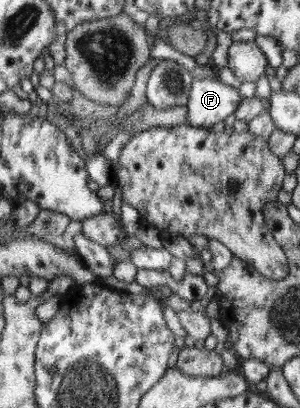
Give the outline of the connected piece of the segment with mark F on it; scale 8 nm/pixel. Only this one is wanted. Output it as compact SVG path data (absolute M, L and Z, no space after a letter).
M195 78L187 101L187 123L194 127L210 128L224 121L238 109L243 97L238 88L212 78Z

